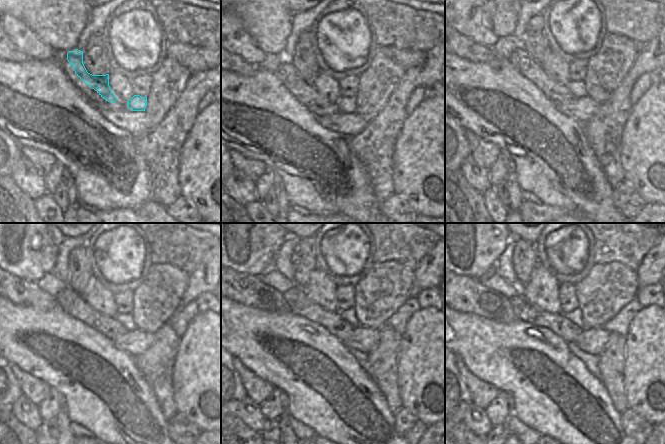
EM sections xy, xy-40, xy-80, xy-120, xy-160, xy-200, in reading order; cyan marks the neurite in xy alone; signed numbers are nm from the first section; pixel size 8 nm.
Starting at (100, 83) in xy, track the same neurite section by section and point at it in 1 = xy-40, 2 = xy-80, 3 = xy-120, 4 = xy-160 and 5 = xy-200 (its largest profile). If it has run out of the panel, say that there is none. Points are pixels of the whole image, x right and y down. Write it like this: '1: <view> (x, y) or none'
1: xy-40 (360, 106)
2: xy-80 (579, 114)
3: xy-120 (135, 342)
4: xy-160 (363, 339)
5: xy-200 (592, 340)

